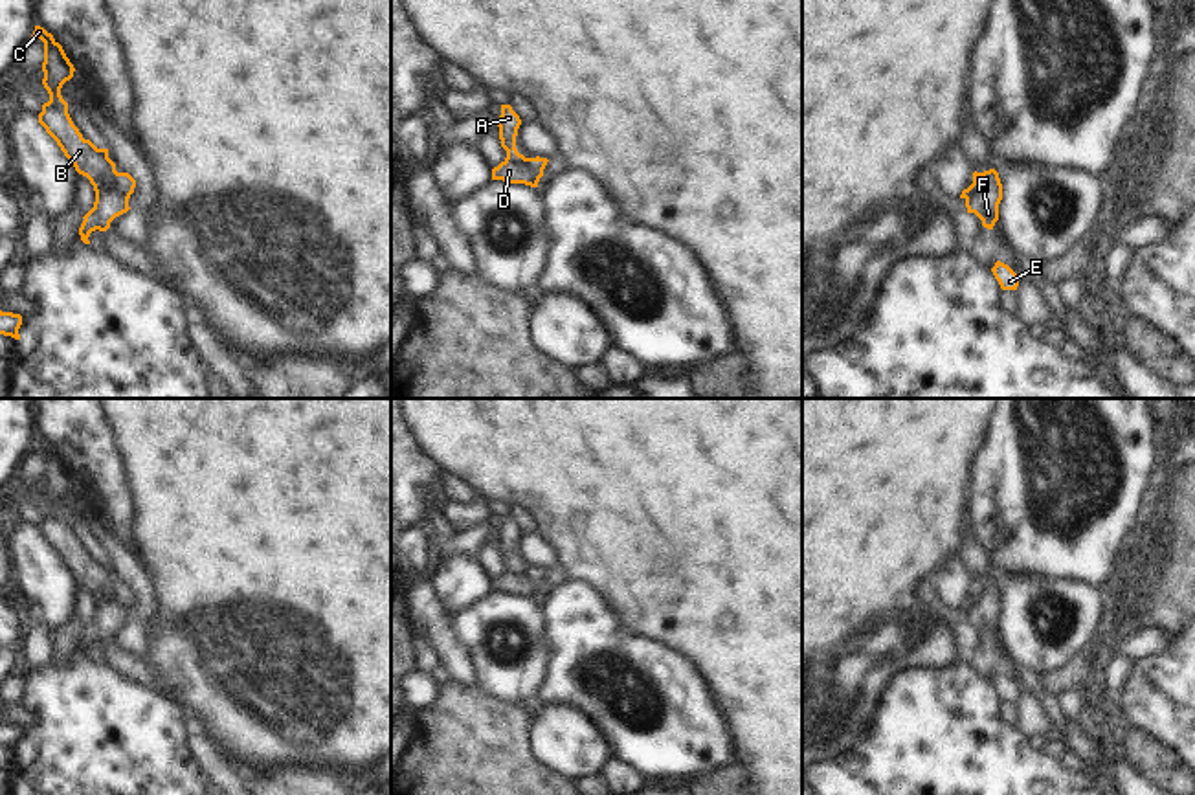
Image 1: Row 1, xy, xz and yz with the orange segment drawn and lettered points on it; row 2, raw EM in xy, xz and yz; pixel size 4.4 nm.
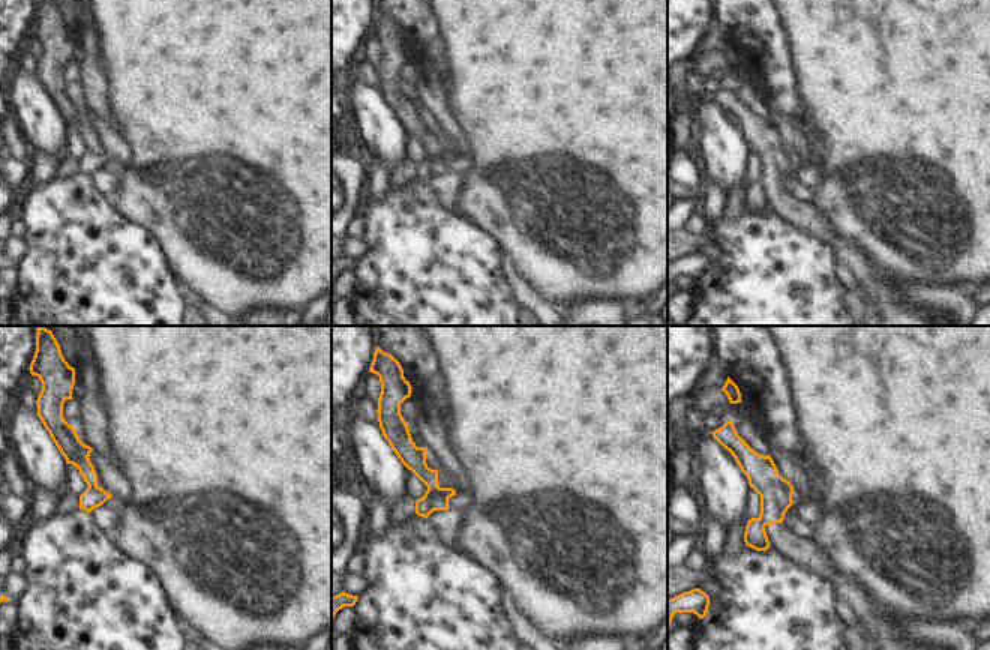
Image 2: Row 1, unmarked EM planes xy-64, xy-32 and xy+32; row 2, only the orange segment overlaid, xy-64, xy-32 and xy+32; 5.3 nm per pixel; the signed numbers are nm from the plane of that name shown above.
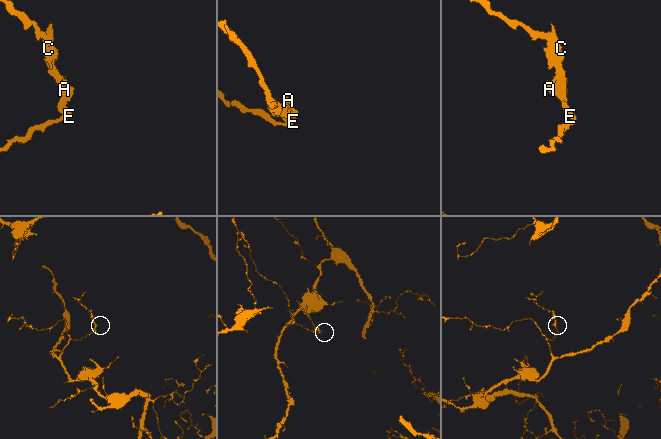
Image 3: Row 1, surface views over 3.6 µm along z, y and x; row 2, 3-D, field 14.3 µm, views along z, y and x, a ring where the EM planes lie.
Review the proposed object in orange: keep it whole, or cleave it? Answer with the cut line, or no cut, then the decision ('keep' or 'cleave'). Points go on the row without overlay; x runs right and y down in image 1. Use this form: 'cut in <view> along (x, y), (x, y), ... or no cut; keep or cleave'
cut in yz along (984, 584), (984, 590), (966, 612); cleave

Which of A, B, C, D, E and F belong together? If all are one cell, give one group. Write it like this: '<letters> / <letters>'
A E / B C D F

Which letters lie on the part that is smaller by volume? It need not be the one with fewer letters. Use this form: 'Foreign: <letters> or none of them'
Foreign: B, C, D, F

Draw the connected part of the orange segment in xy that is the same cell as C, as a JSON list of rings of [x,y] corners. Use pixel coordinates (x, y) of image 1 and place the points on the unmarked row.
[[[35,437],[31,450],[44,453],[42,496],[50,505],[50,512],[42,516],[39,525],[39,534],[57,553],[75,582],[94,597],[95,613],[83,630],[95,632],[97,641],[106,643],[116,628],[130,621],[128,610],[117,599],[116,575],[108,569],[108,560],[97,560],[83,549],[68,525],[68,514],[62,510],[61,499],[73,488],[75,479],[62,457],[40,437]]]

